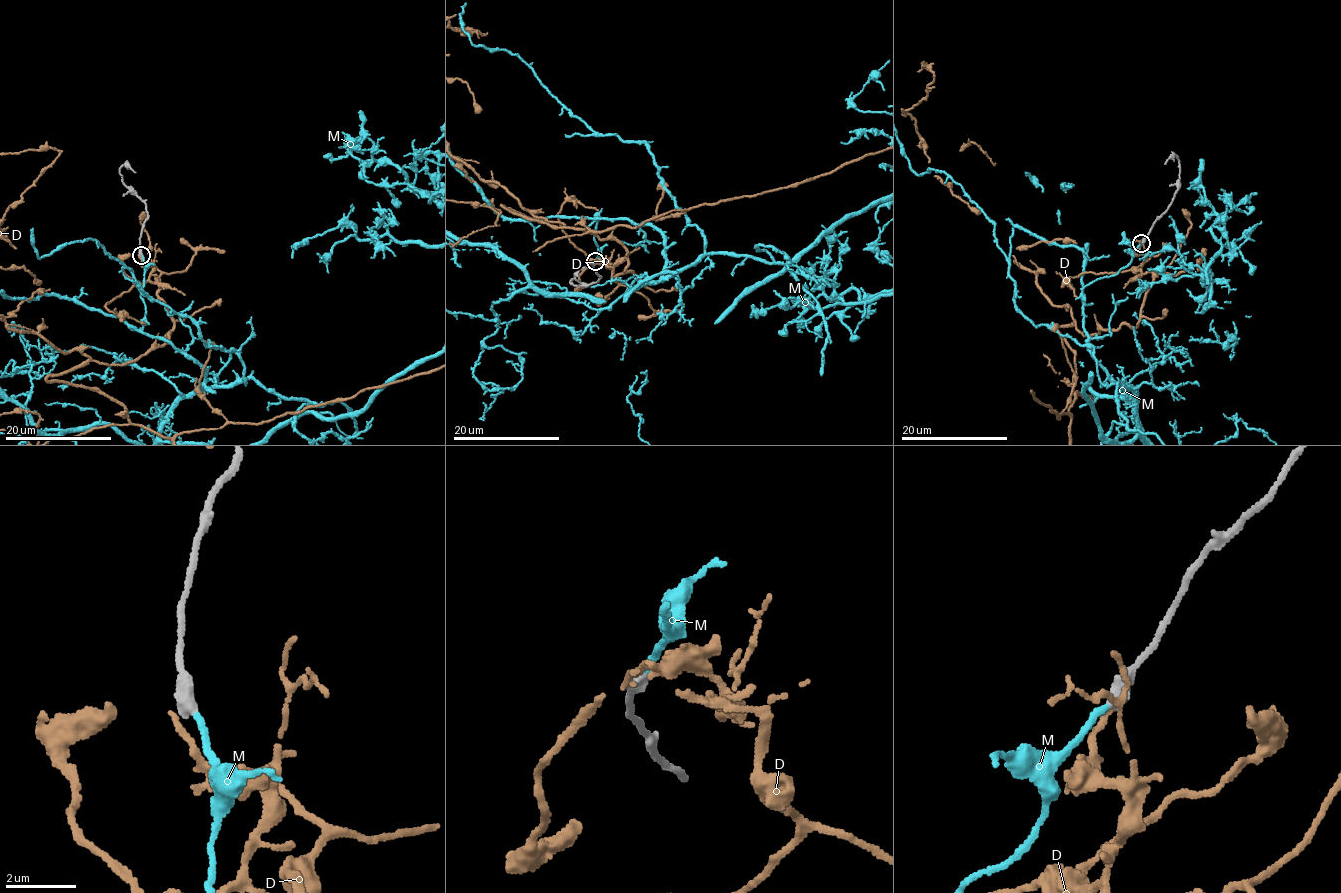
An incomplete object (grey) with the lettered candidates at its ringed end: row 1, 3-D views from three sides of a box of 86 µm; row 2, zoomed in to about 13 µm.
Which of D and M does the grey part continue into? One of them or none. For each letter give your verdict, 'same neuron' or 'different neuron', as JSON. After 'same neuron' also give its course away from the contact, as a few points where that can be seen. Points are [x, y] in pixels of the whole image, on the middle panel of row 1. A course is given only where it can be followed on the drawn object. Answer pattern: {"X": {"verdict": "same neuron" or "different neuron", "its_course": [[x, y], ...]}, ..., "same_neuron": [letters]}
{"D": {"verdict": "different neuron"}, "M": {"verdict": "same neuron"}, "same_neuron": ["M"]}

